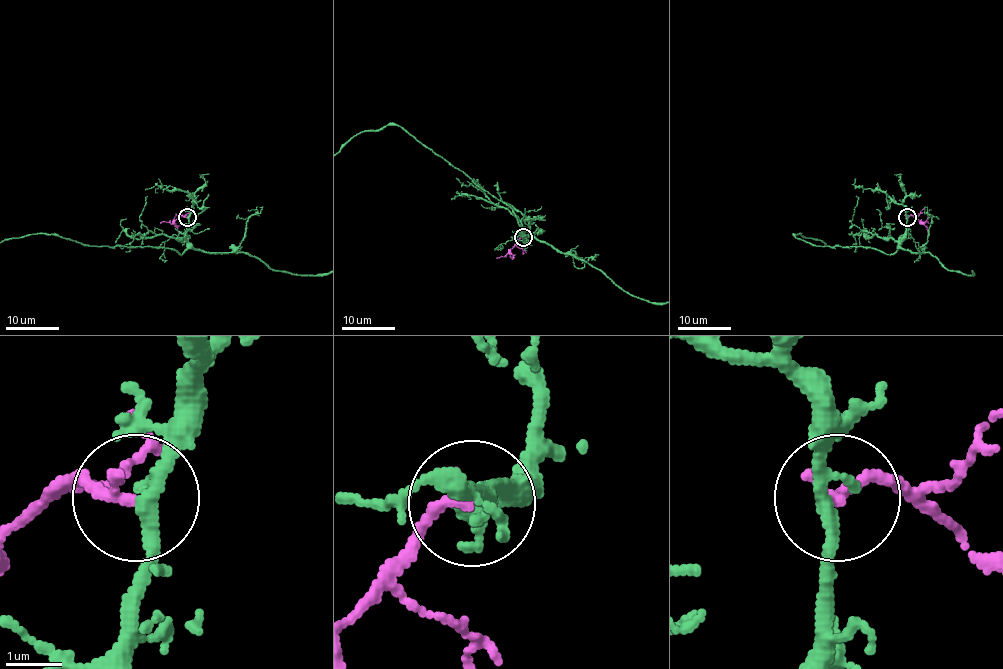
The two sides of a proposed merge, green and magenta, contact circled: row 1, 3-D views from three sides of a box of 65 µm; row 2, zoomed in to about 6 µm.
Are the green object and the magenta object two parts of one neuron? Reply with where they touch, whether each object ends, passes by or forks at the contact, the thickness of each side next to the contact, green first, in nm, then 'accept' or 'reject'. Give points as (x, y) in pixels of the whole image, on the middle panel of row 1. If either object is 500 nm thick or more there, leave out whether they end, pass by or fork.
(523, 237) | green forks | magenta ends | 200/240 nm | accept

